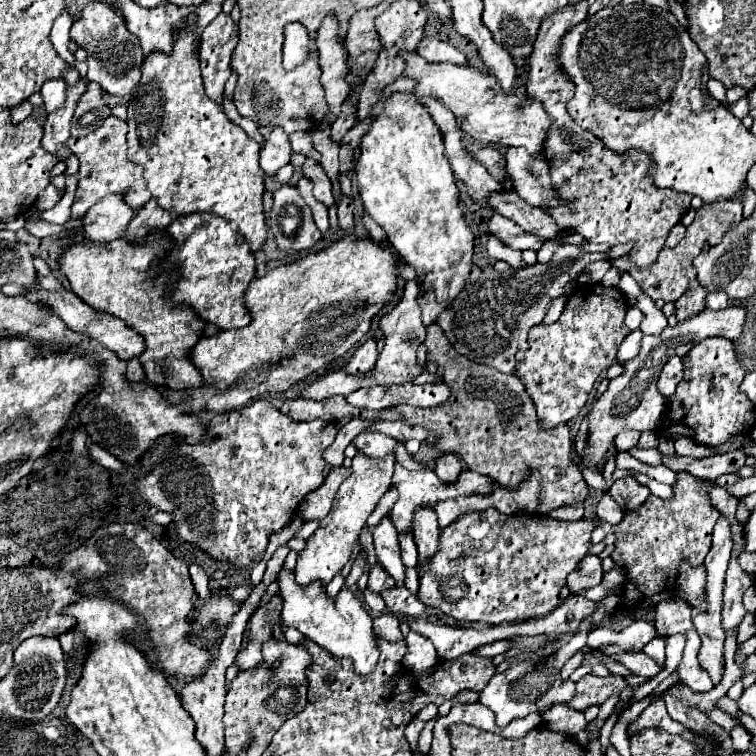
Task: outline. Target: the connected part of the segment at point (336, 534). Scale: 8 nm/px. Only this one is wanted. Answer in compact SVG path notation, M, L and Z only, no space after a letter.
M358 452L352 458L352 474L338 488L330 514L322 520L318 530L306 540L306 548L302 552L298 552L294 576L300 586L308 586L312 582L322 582L322 588L326 588L326 584L344 568L344 564L350 562L352 550L358 544L360 532L366 526L368 516L376 508L376 504L384 496L384 492L390 488L392 472L394 472L392 456L386 456L382 460L372 460Z

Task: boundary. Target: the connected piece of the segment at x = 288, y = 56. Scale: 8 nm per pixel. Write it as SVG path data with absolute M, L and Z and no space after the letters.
M290 22L284 26L284 70L294 70L300 64L310 60L310 34L308 30L298 24Z

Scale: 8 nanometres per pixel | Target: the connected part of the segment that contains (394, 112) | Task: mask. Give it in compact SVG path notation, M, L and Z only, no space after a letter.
M394 94L386 100L384 110L378 114L370 132L362 138L356 176L364 210L376 220L378 226L382 226L402 260L414 266L418 284L430 288L436 302L450 306L470 278L474 236L460 208L456 180L442 148L442 132L438 132L438 126L430 118L426 106L414 100L414 94Z

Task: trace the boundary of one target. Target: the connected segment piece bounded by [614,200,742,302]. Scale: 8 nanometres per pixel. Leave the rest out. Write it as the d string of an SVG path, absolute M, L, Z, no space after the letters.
M716 200L714 204L702 204L702 206L696 210L694 222L686 228L684 238L682 238L674 248L664 248L664 250L658 254L658 260L656 260L650 268L640 270L636 268L635 264L623 258L617 259L614 262L614 266L634 276L634 280L640 284L642 292L644 292L646 296L650 296L654 302L656 302L656 300L676 302L676 300L686 292L686 288L690 286L690 282L696 278L692 260L702 252L702 248L704 248L706 244L708 244L708 246L720 244L722 238L724 238L732 228L736 228L736 224L738 224L740 220L742 220L742 204L740 204L740 200Z

